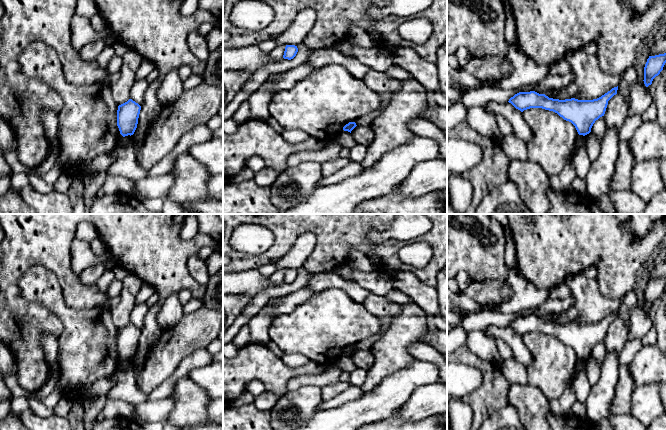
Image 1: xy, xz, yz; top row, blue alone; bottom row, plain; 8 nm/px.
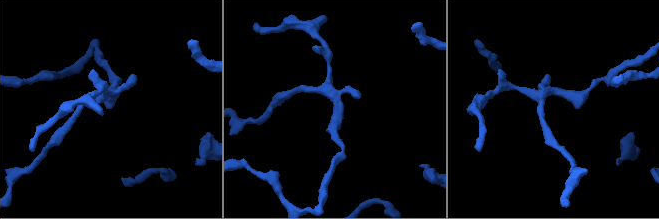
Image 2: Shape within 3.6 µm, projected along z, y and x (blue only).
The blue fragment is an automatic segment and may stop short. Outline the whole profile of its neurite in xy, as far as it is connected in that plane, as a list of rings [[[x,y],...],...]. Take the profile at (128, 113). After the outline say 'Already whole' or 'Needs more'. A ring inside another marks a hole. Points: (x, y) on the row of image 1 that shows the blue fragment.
[[[132,99],[118,106],[117,126],[123,137],[134,134],[137,128],[140,110],[141,106]]]. Already whole

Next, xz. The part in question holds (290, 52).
[[[286,45],[283,58],[291,60],[293,59],[298,52],[298,48],[295,45]]]. Already whole

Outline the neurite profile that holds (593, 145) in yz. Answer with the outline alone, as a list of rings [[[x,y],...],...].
[[[591,132],[584,136],[584,141],[586,146],[587,156],[591,162],[594,162],[600,154],[601,142]]]

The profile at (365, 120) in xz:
[[[383,99],[381,107],[377,110],[374,110],[370,113],[367,113],[356,119],[355,123],[357,126],[370,126],[371,123],[381,115],[383,108],[388,105],[388,99]]]

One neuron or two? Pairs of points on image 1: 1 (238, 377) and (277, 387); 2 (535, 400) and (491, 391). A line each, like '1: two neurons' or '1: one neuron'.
1: one neuron
2: two neurons

